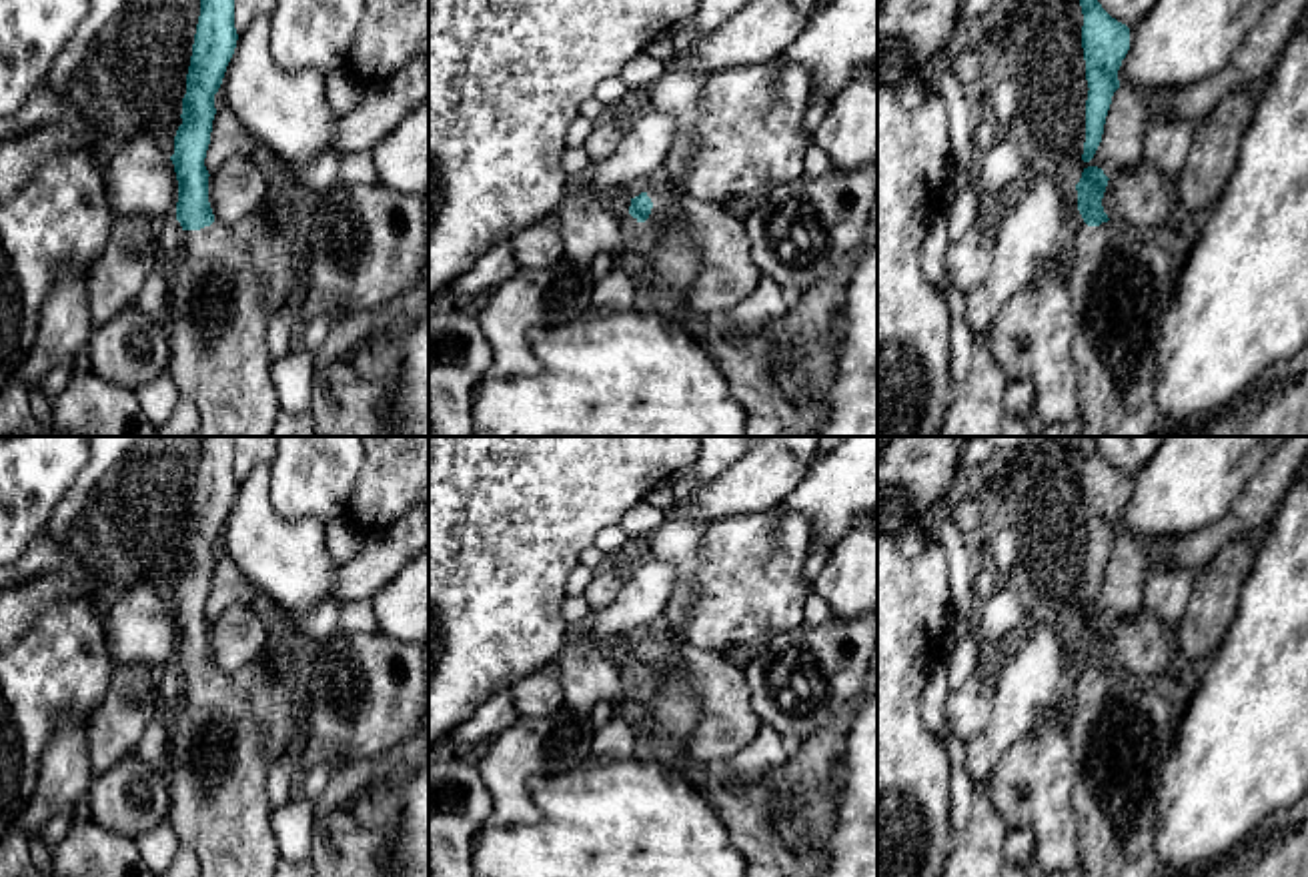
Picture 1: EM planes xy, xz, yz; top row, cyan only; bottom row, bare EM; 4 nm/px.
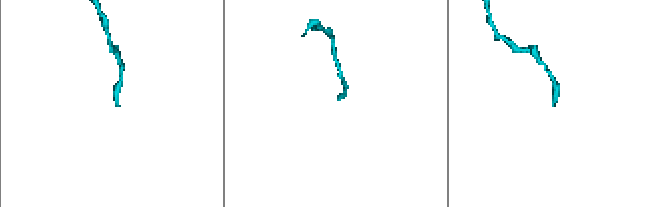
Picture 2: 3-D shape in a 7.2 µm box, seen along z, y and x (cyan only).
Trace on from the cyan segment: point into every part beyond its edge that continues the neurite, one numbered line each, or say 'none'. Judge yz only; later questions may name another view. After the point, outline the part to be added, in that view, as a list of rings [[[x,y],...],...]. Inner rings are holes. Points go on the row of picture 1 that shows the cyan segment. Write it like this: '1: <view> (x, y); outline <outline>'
1: yz (1122, 283); outline [[[1080,214],[1068,258],[1080,436],[1152,436],[1160,422],[1154,402],[1156,352],[1162,320],[1176,298],[1180,268],[1152,232],[1128,230],[1110,220],[1088,226]]]

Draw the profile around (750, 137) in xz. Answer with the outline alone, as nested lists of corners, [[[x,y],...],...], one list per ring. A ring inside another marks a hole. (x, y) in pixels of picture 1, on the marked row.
[[[779,58],[709,72],[695,126],[697,150],[681,180],[683,192],[695,200],[725,206],[729,200],[759,202],[775,186],[803,178],[805,150],[811,144],[803,130],[809,94],[809,74]]]

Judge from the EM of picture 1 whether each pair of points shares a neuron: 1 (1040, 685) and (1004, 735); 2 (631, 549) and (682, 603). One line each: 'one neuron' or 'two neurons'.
1: one neuron
2: two neurons

